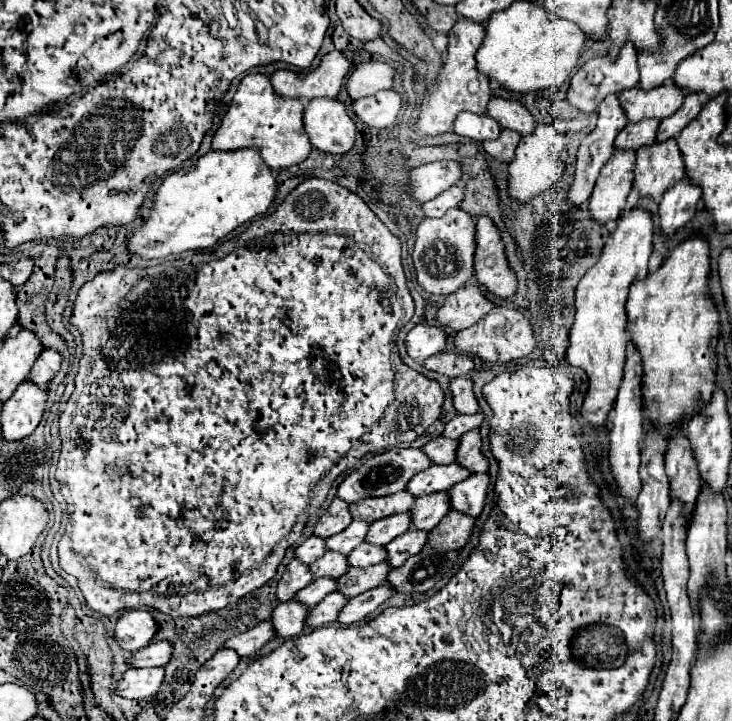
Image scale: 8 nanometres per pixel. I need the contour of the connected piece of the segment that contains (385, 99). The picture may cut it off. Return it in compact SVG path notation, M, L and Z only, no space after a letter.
M391 89L379 91L365 99L357 99L351 105L353 115L361 119L365 125L375 129L389 127L397 119L397 113L401 109L403 109L403 97Z

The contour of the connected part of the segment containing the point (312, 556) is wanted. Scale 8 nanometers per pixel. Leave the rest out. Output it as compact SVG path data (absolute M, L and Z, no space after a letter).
M307 537L295 547L295 559L299 559L305 565L311 565L325 553L325 539L321 537Z

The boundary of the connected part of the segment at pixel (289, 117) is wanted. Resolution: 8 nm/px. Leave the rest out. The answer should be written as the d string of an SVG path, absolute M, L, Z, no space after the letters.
M257 73L247 75L237 93L223 115L219 129L213 135L211 151L235 151L235 149L257 149L261 159L271 171L283 171L291 165L297 165L307 159L311 153L309 137L303 131L303 103L301 101L285 101L269 89L269 75Z

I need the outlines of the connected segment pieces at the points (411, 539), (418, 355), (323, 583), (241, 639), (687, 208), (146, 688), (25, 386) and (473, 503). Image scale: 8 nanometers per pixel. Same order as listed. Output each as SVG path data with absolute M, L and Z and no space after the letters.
M409 529L401 537L395 537L389 545L385 545L385 551L387 551L385 563L389 561L393 569L401 567L411 555L417 555L423 549L427 535L429 533L421 533L419 529Z
M417 325L405 337L407 353L409 353L409 357L423 361L431 355L441 353L445 349L445 339L447 339L447 335L443 329L429 327L429 325Z
M315 579L311 581L305 589L297 591L297 595L293 597L295 601L303 603L305 607L313 607L317 605L325 595L329 595L331 591L337 589L337 579Z
M263 621L261 625L255 625L253 629L227 639L223 643L223 649L233 649L239 657L251 657L273 637L275 637L273 635L273 625L269 621Z
M679 181L669 193L665 193L663 201L659 203L659 229L665 237L673 237L683 229L691 217L695 215L697 201L701 199L701 193L693 189L693 185L685 185L685 181Z
M163 667L157 669L127 669L119 679L115 693L125 699L143 699L157 693L163 683Z
M23 381L15 389L11 399L5 401L1 413L5 441L21 441L37 429L45 411L45 397L47 393L37 389L31 381Z
M487 473L469 475L465 481L457 483L453 489L449 489L451 509L465 513L469 517L477 517L483 511L483 505L485 505L487 483L489 483Z

